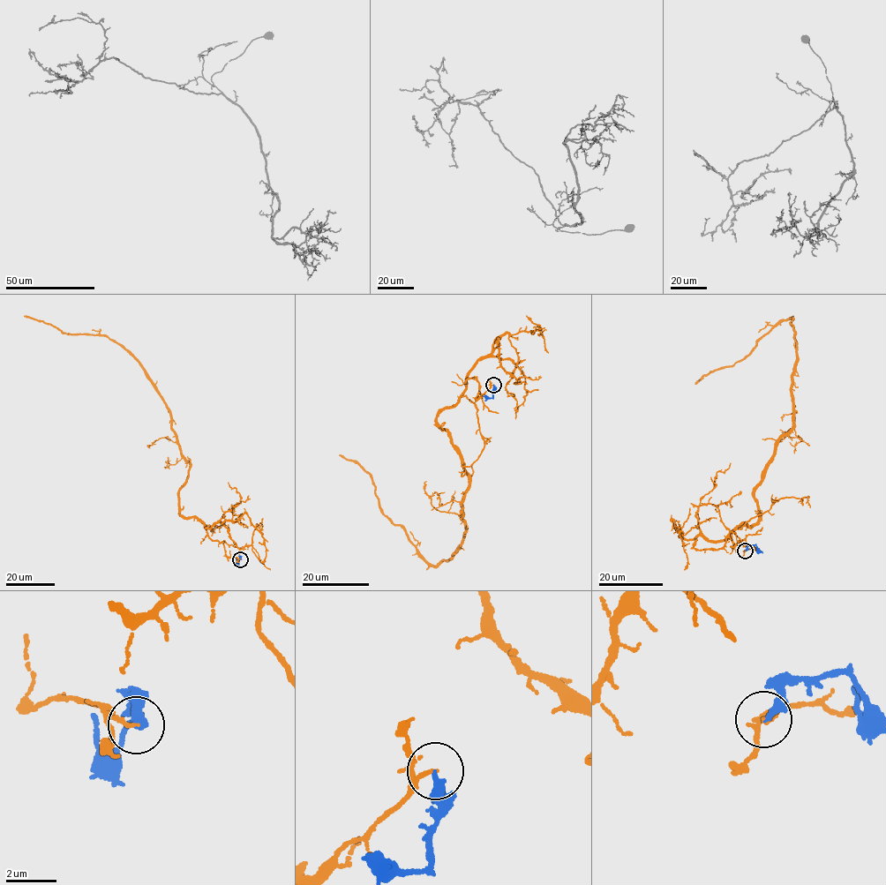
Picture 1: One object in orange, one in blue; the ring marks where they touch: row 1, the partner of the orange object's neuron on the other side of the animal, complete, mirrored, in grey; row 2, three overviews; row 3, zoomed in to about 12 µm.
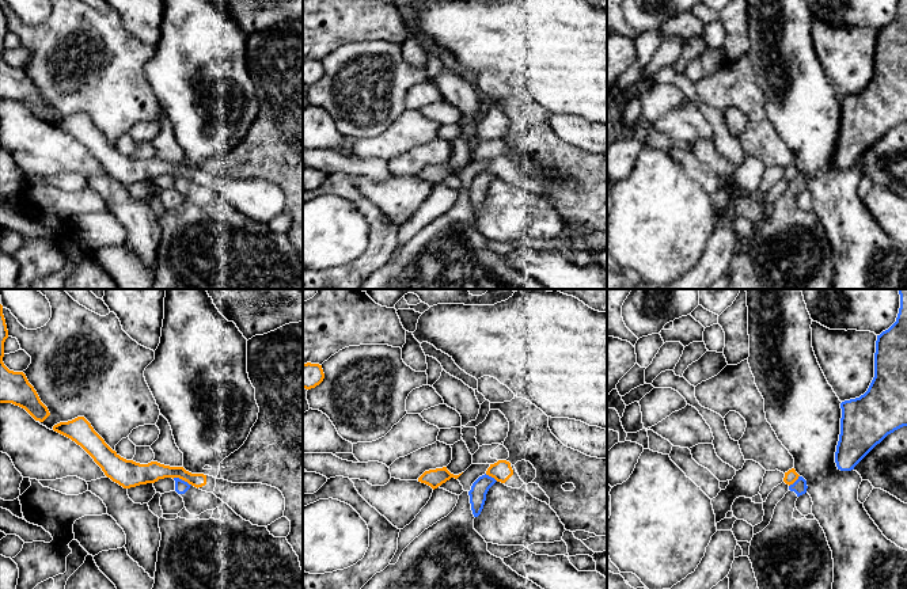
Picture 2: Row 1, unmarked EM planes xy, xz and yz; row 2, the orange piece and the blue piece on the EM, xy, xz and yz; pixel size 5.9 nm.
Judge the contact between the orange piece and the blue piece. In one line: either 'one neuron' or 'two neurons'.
two neurons

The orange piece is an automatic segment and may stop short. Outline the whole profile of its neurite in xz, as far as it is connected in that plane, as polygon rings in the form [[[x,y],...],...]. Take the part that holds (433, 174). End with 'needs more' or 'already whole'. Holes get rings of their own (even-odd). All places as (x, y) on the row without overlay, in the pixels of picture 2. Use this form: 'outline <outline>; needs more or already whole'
outline [[[447,163],[436,164],[425,167],[420,174],[418,178],[430,182],[433,186],[449,176],[451,174],[458,175],[462,170],[454,171],[451,170]]]; already whole

